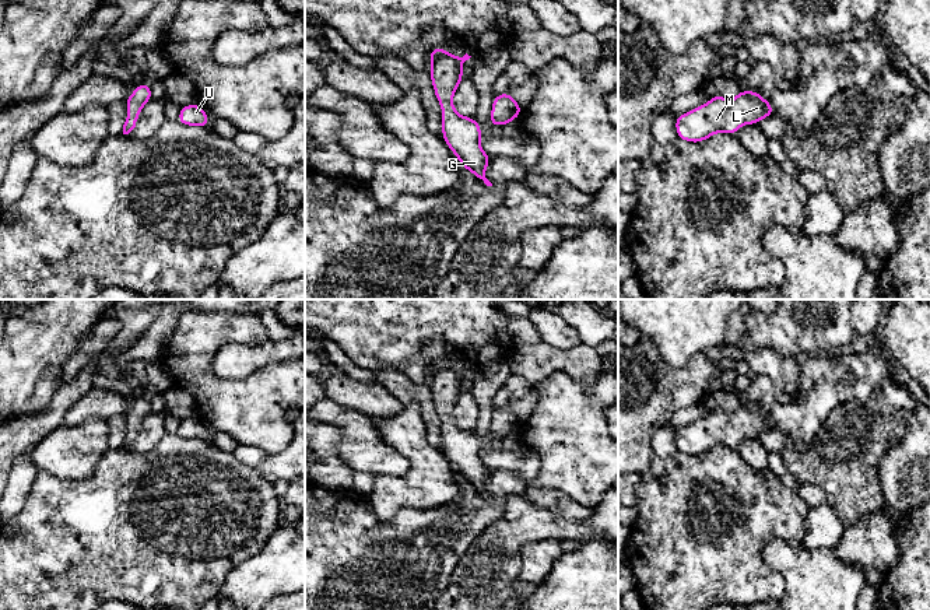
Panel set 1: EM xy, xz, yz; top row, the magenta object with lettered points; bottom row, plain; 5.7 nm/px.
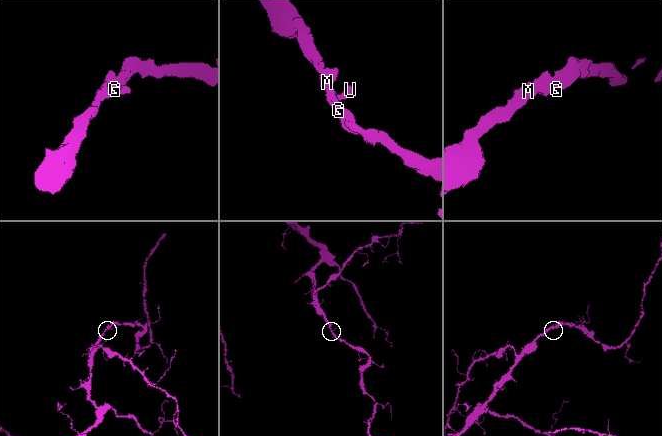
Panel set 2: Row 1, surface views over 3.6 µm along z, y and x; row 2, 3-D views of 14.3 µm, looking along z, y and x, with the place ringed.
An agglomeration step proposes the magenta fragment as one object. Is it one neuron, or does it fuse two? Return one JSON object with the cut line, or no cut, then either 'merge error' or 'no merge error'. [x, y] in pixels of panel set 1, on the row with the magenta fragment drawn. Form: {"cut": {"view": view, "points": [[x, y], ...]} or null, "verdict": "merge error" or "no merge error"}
{"cut": null, "verdict": "no merge error"}

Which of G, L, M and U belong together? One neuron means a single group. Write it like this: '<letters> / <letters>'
G L M U

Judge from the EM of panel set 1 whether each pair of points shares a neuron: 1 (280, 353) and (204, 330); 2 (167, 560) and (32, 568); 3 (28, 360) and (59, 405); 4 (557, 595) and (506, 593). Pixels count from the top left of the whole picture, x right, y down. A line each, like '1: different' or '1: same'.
1: different
2: same
3: different
4: different

